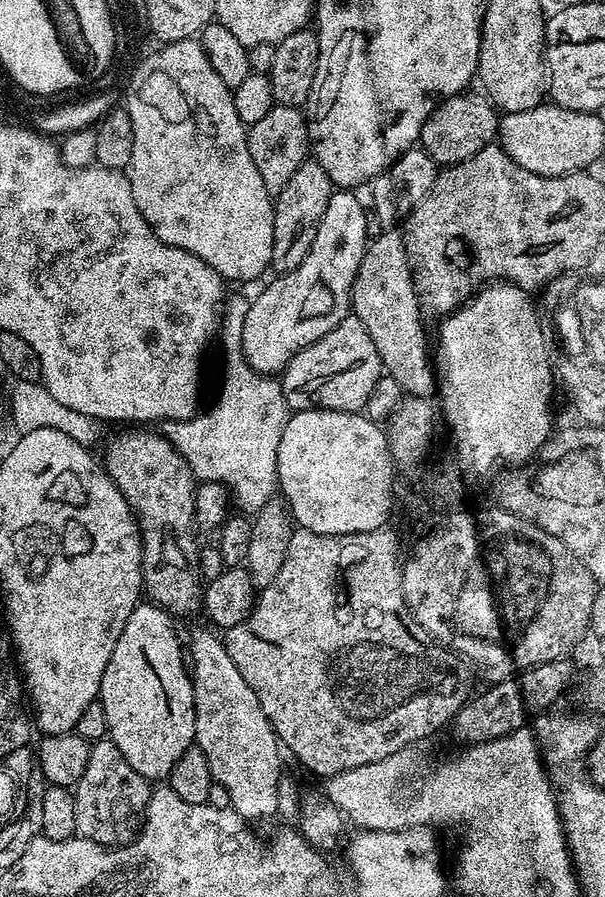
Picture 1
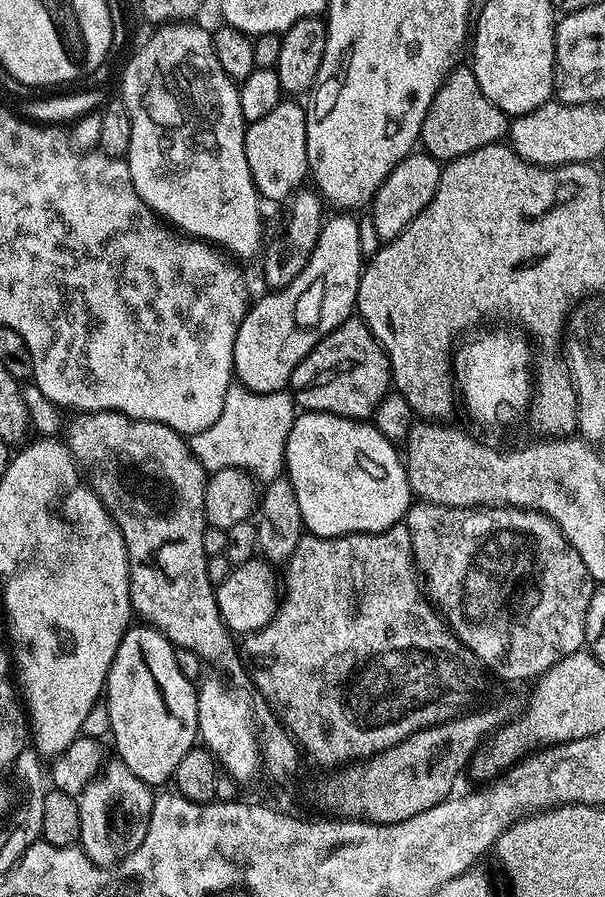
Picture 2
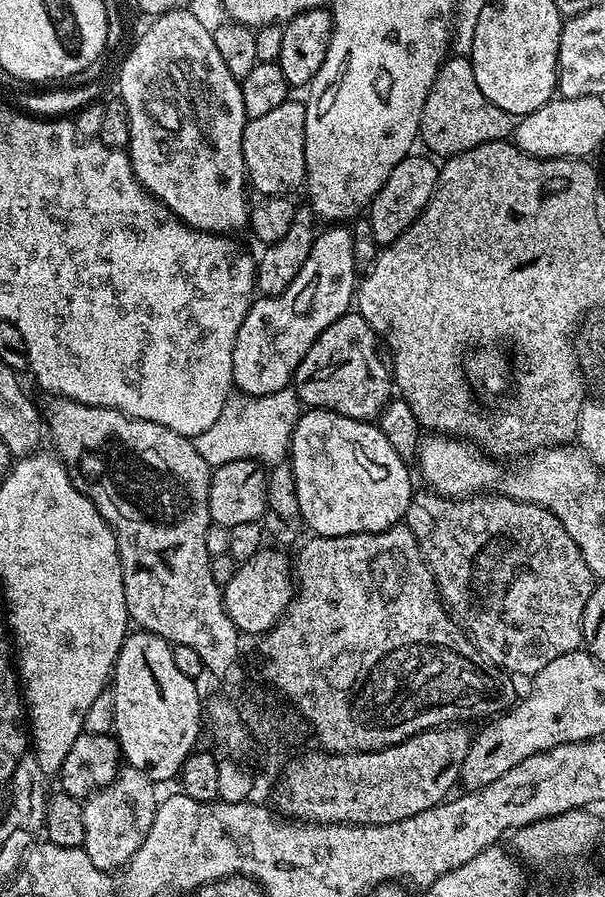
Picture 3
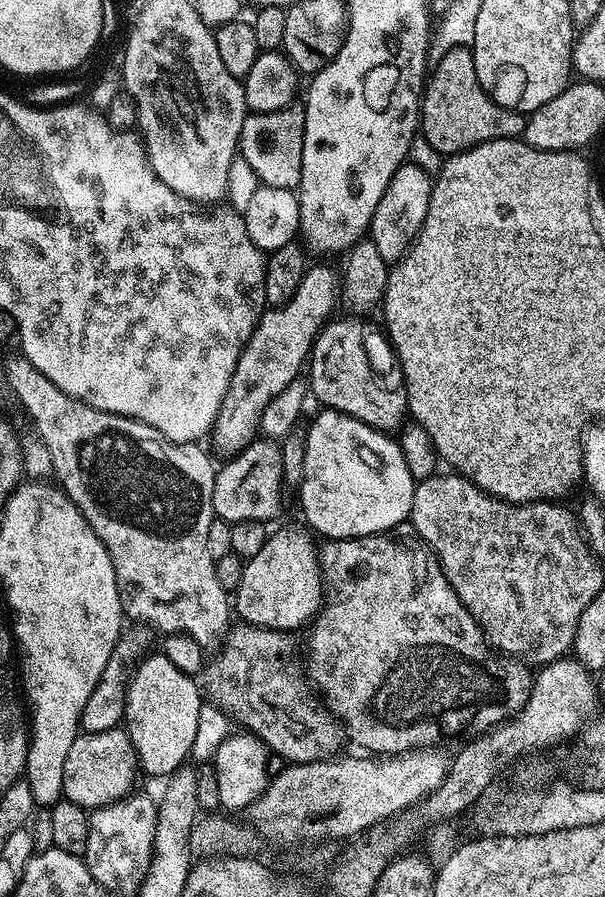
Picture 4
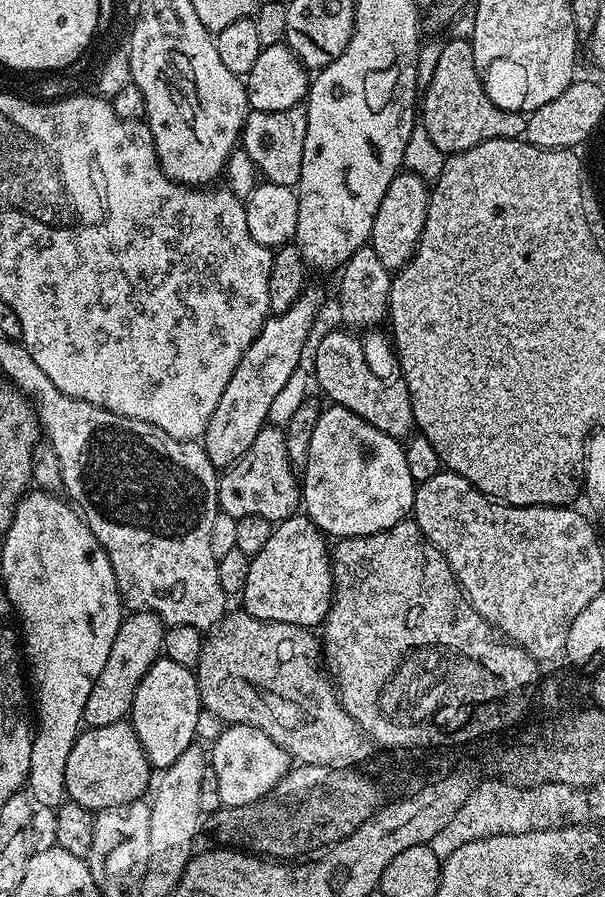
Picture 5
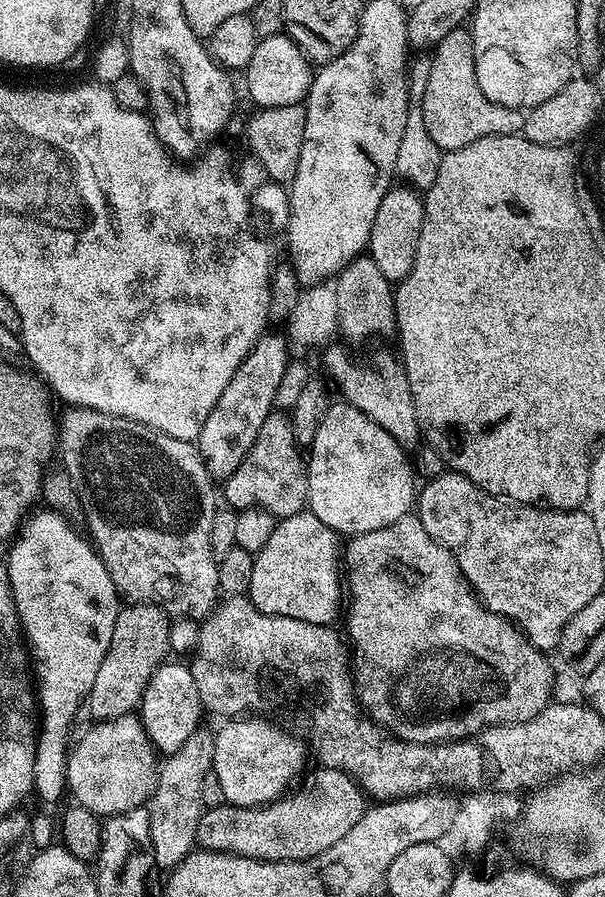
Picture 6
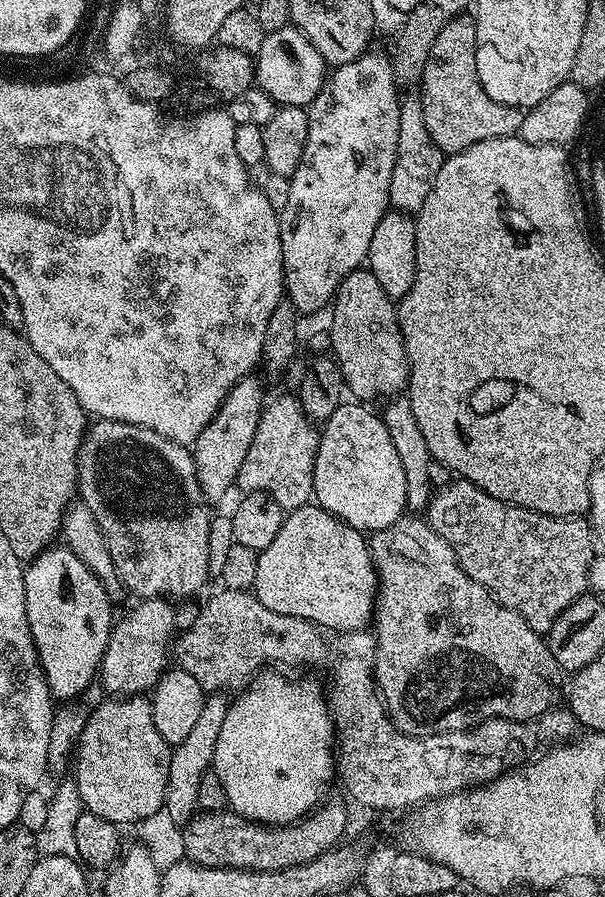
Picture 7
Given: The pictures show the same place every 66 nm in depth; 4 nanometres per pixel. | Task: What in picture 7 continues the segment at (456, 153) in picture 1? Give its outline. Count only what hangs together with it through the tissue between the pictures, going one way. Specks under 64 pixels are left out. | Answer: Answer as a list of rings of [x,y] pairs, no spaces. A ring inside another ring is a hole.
[[[468,14],[454,17],[438,34],[423,72],[422,99],[426,130],[430,130],[430,138],[445,154],[465,152],[474,142],[515,136],[522,126],[524,112],[494,102],[478,78],[476,21]]]

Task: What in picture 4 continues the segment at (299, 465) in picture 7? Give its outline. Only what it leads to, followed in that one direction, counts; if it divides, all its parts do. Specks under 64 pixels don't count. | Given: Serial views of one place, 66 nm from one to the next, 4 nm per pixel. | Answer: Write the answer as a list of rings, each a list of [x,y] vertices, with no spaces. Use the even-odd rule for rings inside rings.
[[[276,442],[245,443],[235,453],[233,460],[222,463],[216,469],[212,510],[217,520],[227,520],[234,525],[238,522],[262,520],[272,522],[280,512],[280,494],[285,493],[282,480],[282,458],[280,444]]]

